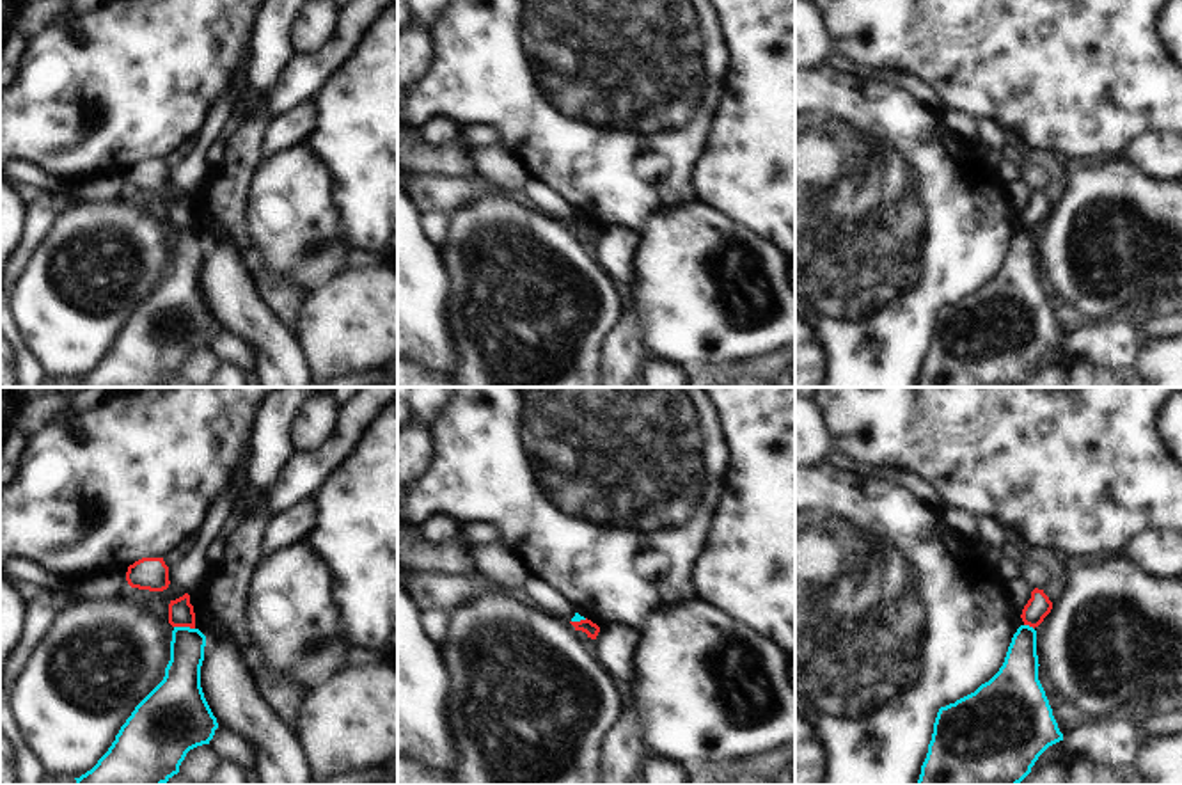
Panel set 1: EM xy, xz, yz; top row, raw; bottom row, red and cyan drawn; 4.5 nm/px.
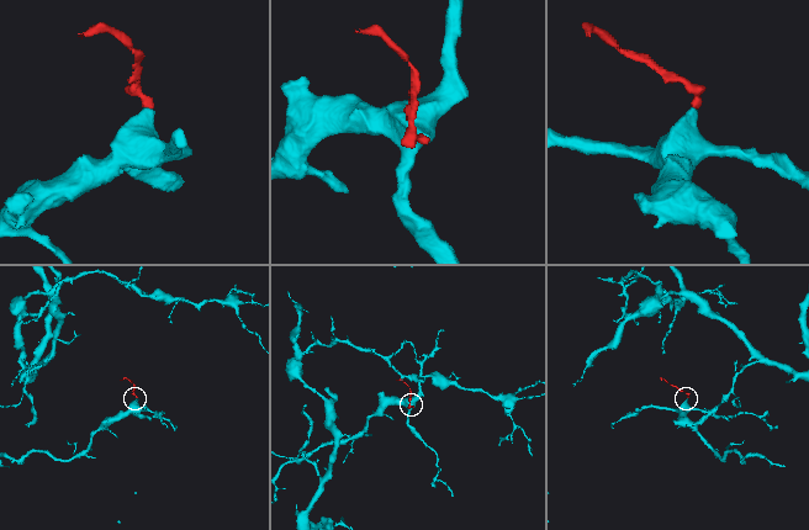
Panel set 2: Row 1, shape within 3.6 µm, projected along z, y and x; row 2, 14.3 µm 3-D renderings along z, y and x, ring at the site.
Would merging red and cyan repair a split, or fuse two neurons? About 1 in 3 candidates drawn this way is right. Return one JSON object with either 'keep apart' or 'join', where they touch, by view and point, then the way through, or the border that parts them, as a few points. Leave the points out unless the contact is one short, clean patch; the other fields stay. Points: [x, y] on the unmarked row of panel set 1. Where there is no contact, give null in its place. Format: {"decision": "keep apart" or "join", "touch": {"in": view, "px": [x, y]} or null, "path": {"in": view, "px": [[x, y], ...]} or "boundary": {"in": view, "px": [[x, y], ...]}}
{"decision": "keep apart", "touch": {"in": "xy", "px": [185, 228]}, "boundary": {"in": "xy", "px": [[174, 228], [194, 231]]}}

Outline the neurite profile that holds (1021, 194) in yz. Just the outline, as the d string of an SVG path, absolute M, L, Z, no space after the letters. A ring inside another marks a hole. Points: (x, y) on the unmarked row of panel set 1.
M1008 174L1006 176L1006 185L1010 188L1010 197L1012 202L1024 211L1024 208L1028 206L1028 202L1031 201L1031 194L1033 190L1019 179L1019 176Z

